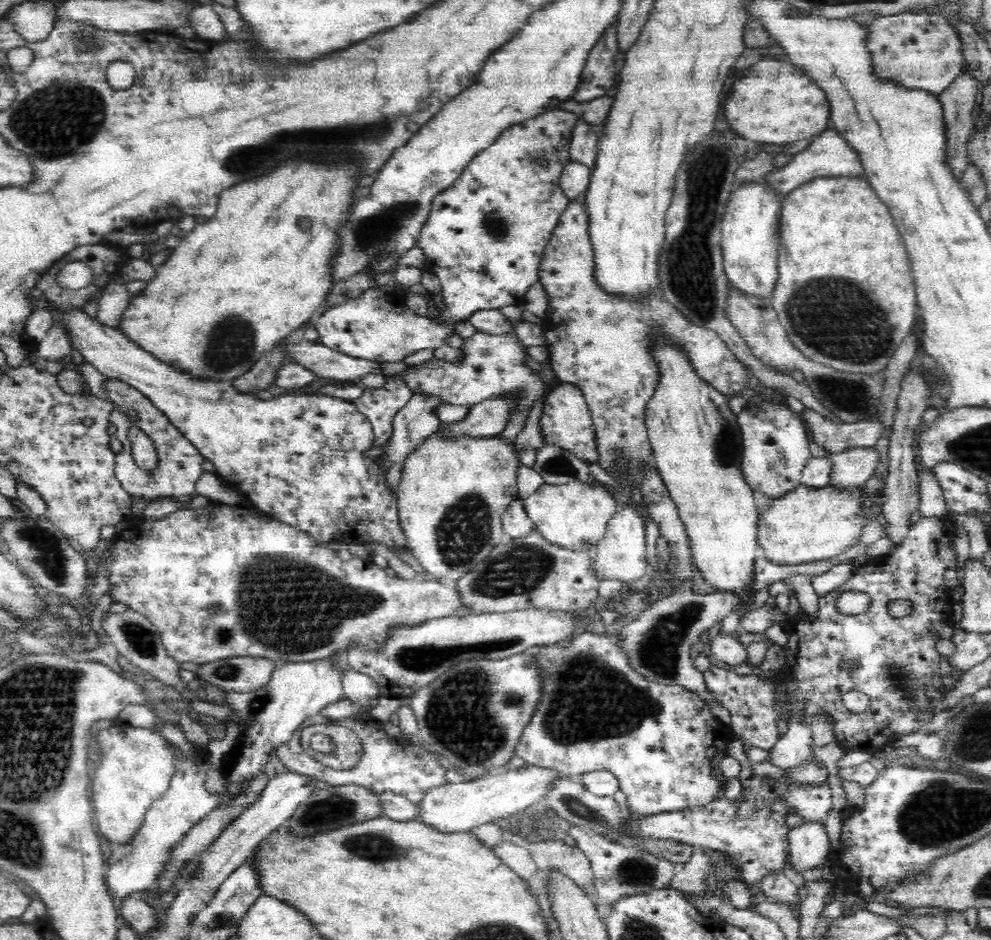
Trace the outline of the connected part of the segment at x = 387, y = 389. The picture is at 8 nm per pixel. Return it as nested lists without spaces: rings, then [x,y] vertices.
[[[388,375],[382,388],[366,387],[354,401],[357,409],[372,424],[376,449],[389,446],[396,413],[408,404],[413,394],[400,376]]]

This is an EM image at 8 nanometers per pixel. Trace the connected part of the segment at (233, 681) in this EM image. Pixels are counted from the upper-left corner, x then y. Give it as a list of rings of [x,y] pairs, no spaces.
[[[230,657],[195,666],[194,671],[210,684],[227,692],[250,692],[270,682],[279,663],[258,657]]]

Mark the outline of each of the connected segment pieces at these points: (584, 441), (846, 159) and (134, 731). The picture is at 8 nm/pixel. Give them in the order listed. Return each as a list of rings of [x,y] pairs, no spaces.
[[[570,383],[554,384],[545,399],[540,418],[541,430],[545,439],[540,445],[564,448],[586,464],[601,464],[593,418],[580,388]]]
[[[834,129],[814,138],[805,150],[793,155],[784,167],[767,172],[762,180],[738,185],[728,198],[721,221],[723,267],[730,285],[750,296],[771,298],[778,280],[778,250],[782,198],[809,180],[864,178],[860,153]]]
[[[115,723],[95,736],[103,757],[91,774],[92,808],[100,834],[118,845],[129,843],[137,834],[150,804],[170,786],[174,776],[174,752],[157,726],[152,729]]]

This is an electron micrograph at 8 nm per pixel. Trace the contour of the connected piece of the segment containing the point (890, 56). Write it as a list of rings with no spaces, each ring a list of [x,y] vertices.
[[[905,11],[878,17],[868,26],[867,37],[871,74],[883,83],[899,84],[900,88],[939,96],[962,74],[962,41],[944,16]]]

